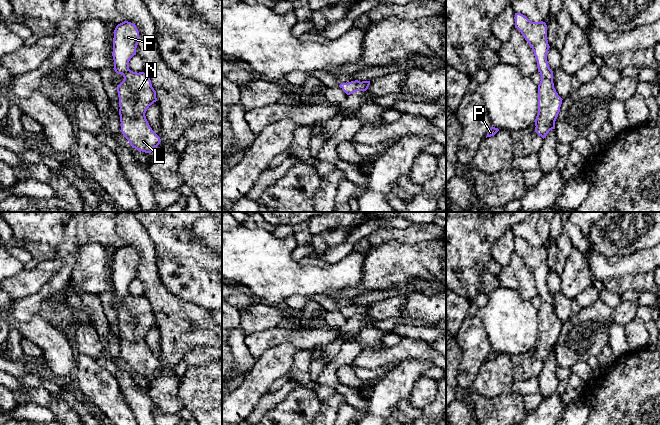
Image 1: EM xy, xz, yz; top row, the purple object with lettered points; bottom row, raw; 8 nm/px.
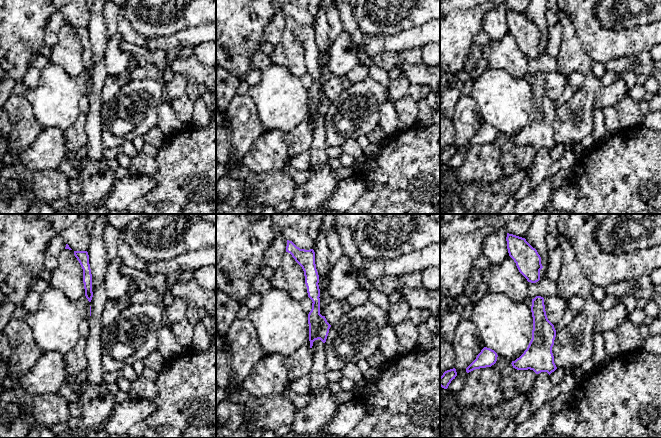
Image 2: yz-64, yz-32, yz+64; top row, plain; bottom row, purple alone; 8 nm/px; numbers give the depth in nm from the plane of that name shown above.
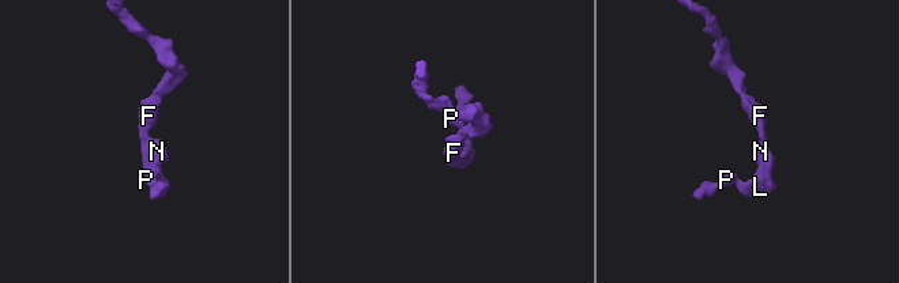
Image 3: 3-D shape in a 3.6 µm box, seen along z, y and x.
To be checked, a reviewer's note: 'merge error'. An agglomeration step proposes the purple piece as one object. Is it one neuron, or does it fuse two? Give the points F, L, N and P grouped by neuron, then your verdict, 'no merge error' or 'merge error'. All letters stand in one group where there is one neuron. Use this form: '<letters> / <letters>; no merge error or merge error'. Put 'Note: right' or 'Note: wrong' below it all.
F L N P; no merge error
Note: wrong

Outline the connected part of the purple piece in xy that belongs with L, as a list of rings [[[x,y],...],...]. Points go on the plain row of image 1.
[[[124,245],[116,250],[112,276],[113,293],[124,301],[117,309],[121,356],[133,372],[151,377],[161,363],[150,351],[145,337],[157,322],[148,299],[129,293],[129,285],[136,279],[138,267],[139,255],[135,248]]]

